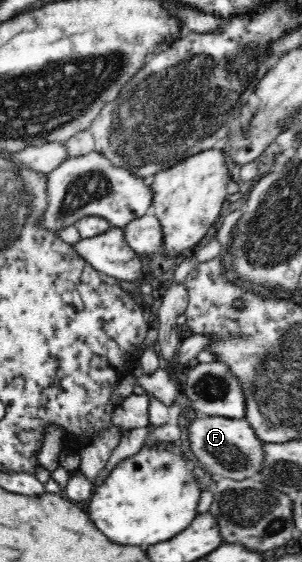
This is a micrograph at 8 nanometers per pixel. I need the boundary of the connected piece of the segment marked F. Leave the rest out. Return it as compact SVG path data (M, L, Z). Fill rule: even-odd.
M202 416L196 418L189 428L191 451L198 465L206 469L216 479L231 478L243 481L261 474L265 461L264 441L257 437L255 429L247 418Z

